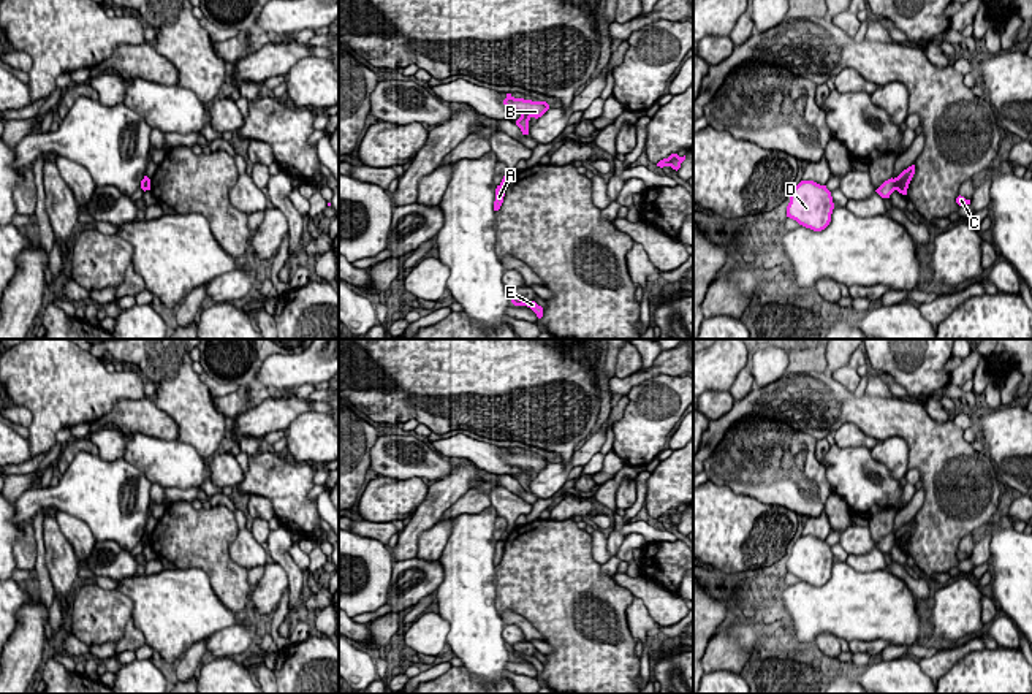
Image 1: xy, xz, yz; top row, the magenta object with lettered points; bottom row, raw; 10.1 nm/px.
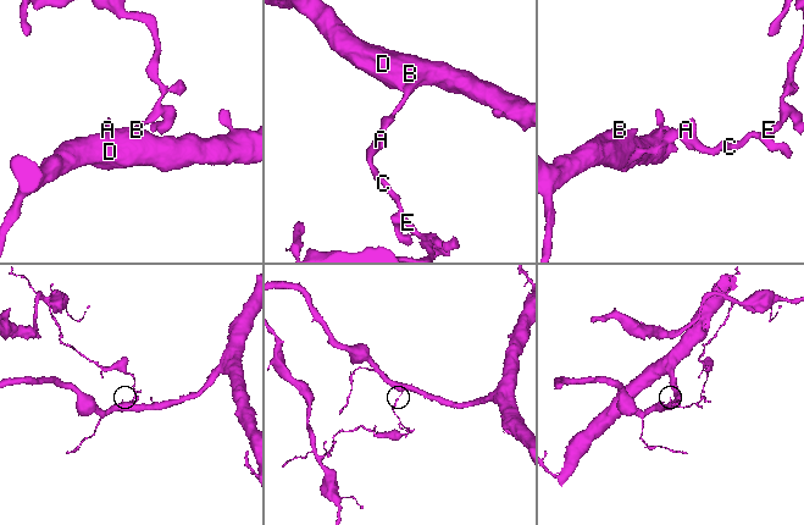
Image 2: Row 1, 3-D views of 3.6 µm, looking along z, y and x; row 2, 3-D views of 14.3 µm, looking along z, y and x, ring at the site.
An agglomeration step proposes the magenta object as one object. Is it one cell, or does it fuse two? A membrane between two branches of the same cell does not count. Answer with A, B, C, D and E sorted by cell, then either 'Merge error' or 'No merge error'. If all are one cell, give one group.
Groups: A C E / B D. Merge error

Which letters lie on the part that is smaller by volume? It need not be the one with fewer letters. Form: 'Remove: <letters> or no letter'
Remove: A, C, E

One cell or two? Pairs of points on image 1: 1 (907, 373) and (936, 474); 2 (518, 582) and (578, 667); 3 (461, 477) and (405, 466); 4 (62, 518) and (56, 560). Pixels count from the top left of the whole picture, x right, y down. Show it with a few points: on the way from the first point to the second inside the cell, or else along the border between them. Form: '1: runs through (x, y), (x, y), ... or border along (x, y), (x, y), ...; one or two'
1: border along (909, 398), (918, 403); two
2: runs through (538, 602), (578, 642), (578, 647); one
3: border along (456, 465), (436, 482); two
4: border along (54, 518), (79, 561); two

